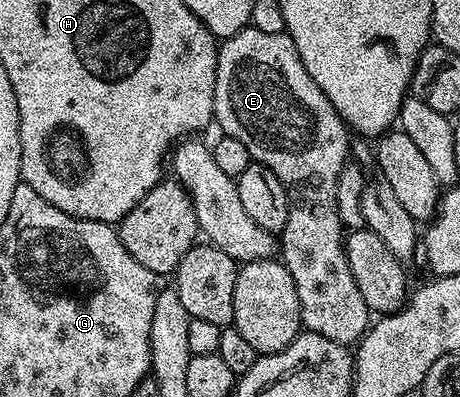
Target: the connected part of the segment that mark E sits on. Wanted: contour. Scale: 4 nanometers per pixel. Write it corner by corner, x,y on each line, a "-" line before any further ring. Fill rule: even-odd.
245,27
240,33
236,33
231,39
221,40
218,49
218,64
216,65
216,89
214,90
214,119
216,123
222,126
220,129
222,135
231,135
236,137
236,141
241,141
248,149
251,160
255,163
262,163
286,187
286,196
290,202
290,212
288,221
280,233
280,259
286,264
288,273
292,273
292,281
296,285
296,297
300,297
300,313
302,314
302,326
305,330
312,333
320,333
320,337
328,337
328,341
354,345
366,334
372,323
372,313
366,308
364,297
360,297
360,289
356,289
356,277
352,277
352,269
348,269
348,257
346,256
346,244
344,242
344,228
342,218
336,207
336,185
342,172
343,165
348,162
348,156
352,151
352,139
348,134
348,128
342,119
336,113
334,106
324,97
324,93
308,77
304,69
304,61
300,61
300,53
296,53
296,45
292,37
285,33
260,33
260,29
255,27

